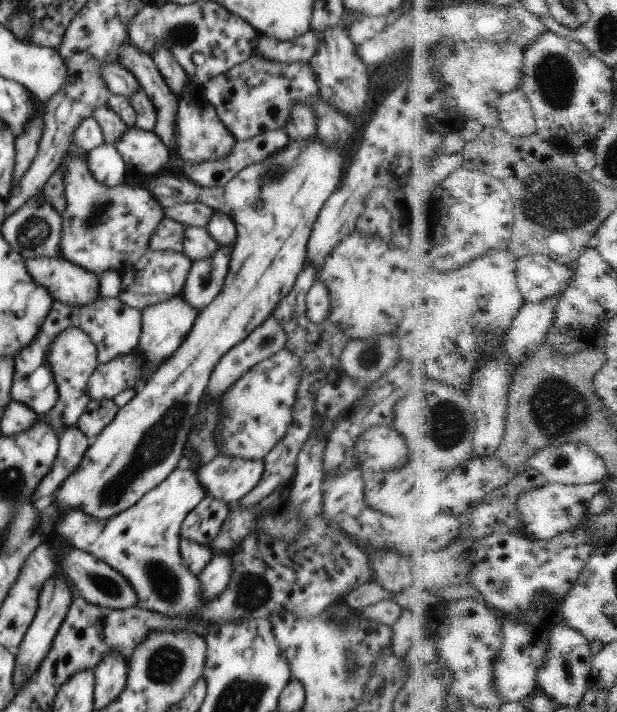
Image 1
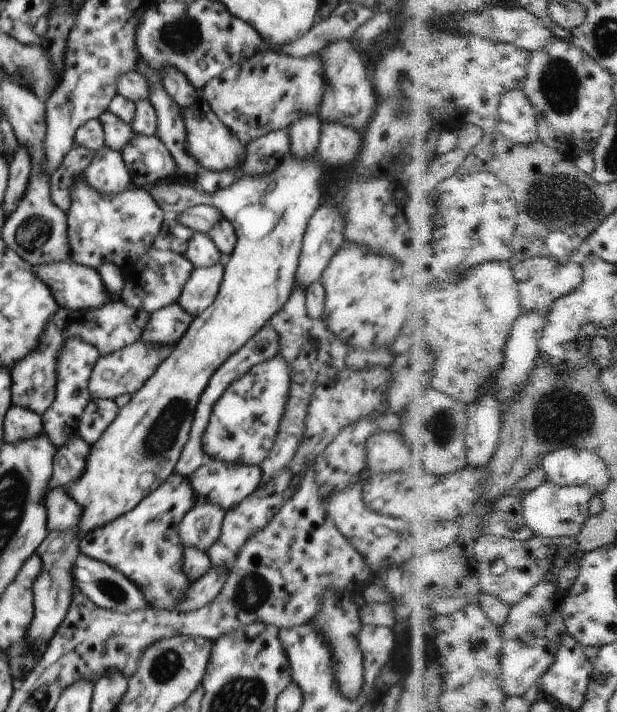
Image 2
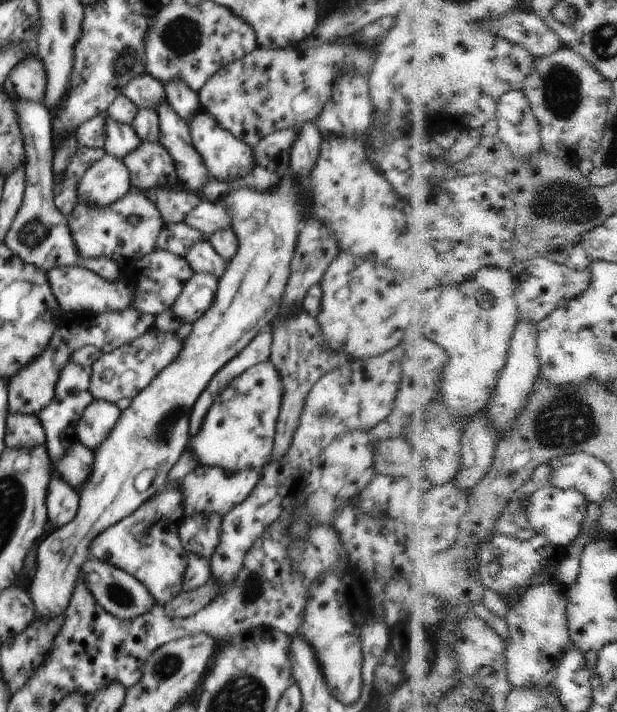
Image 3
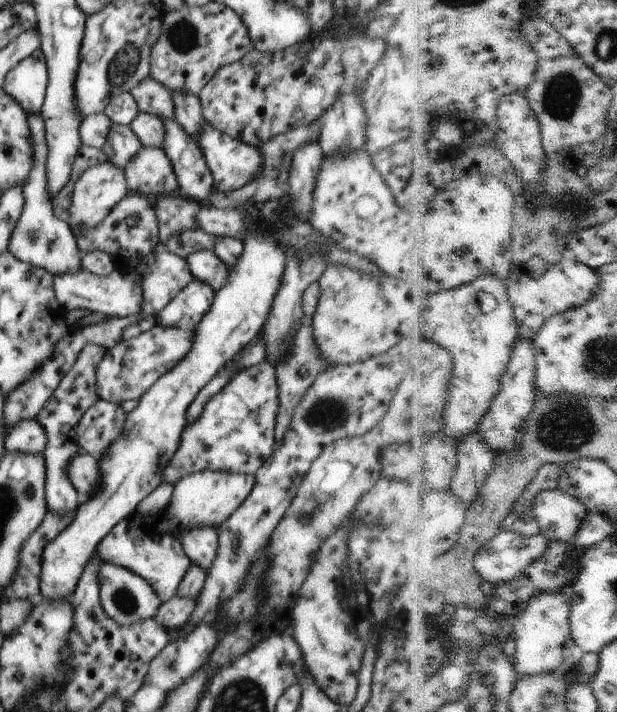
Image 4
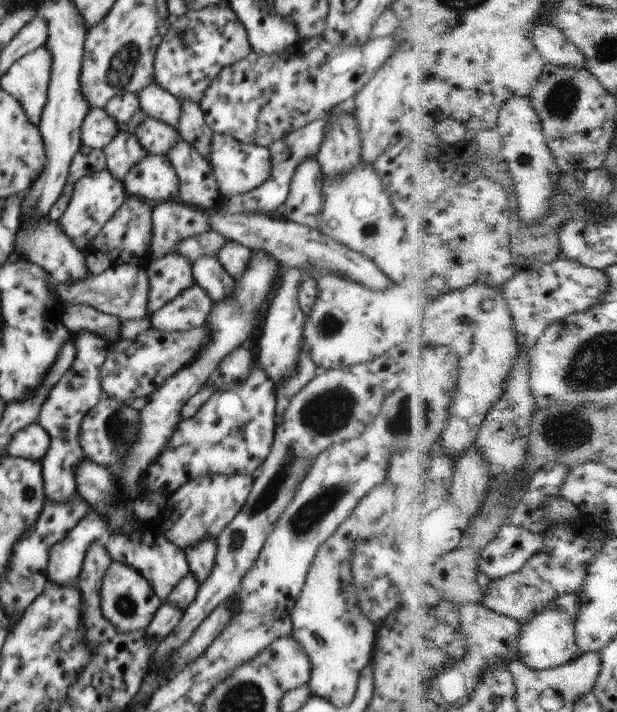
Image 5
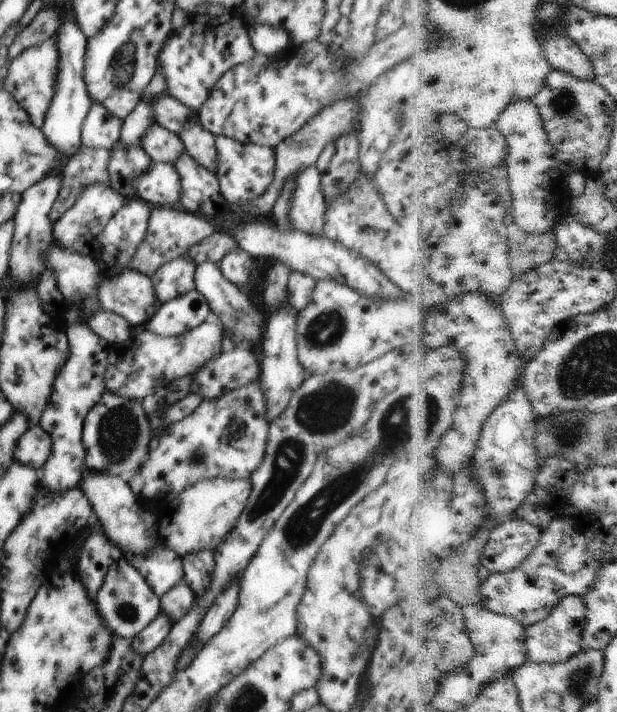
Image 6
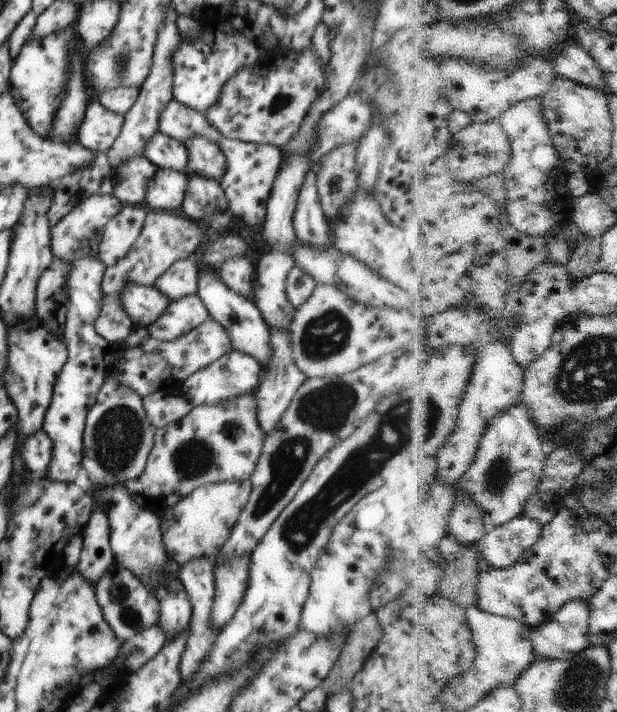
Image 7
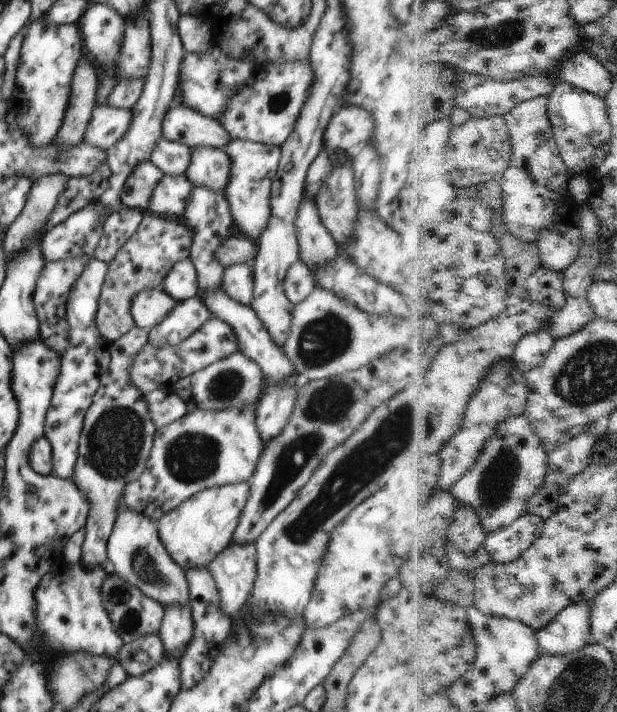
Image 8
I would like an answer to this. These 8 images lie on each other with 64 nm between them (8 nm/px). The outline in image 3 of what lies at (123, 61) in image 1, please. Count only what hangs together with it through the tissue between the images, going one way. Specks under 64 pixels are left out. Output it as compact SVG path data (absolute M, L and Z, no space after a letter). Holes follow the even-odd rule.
M159 103L155 108L159 121L159 144L174 160L179 184L200 193L210 174L202 158L193 148L190 130L169 103Z

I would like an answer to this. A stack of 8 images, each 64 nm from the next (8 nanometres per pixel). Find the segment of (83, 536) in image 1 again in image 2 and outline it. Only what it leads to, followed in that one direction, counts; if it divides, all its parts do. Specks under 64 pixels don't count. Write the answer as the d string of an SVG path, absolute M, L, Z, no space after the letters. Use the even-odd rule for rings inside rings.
M173 473L133 510L90 533L77 534L80 553L107 563L128 578L156 611L174 611L192 584L183 572L183 545L179 536L180 522L197 504L189 478ZM64 490L48 494L48 530L74 530L80 525L80 506L66 496Z

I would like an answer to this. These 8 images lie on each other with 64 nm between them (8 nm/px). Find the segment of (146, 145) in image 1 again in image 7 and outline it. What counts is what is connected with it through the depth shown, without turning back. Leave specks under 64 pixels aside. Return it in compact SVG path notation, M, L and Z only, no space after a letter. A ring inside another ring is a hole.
M173 169L156 170L147 185L144 205L148 209L180 212L187 188L187 176Z

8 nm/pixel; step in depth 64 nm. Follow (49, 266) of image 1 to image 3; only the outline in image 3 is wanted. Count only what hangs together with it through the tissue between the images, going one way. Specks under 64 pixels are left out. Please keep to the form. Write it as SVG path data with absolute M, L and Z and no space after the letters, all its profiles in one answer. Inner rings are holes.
M81 263L78 266L60 265L45 271L45 276L62 312L73 311L100 314L107 311L120 312L131 306L133 284L129 283L123 276L121 276L120 281L112 283L86 269Z

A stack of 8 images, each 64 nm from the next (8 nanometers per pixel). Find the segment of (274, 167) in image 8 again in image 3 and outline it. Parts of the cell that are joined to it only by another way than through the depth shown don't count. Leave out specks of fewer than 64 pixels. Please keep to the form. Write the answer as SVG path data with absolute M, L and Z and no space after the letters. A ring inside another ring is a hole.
M202 107L189 120L188 127L190 130L193 148L202 158L203 164L209 171L210 176L224 181L232 181L236 184L236 180L253 168L254 158L252 148L248 147L244 142L236 139L230 132L219 126L219 123Z

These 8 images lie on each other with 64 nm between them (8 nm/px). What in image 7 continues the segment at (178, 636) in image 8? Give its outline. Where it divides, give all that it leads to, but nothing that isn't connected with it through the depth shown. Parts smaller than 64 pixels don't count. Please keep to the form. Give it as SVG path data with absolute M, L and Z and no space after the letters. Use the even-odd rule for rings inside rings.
M179 587L175 591L168 591L159 600L161 616L159 623L167 640L188 629L192 617L192 606L186 590Z

